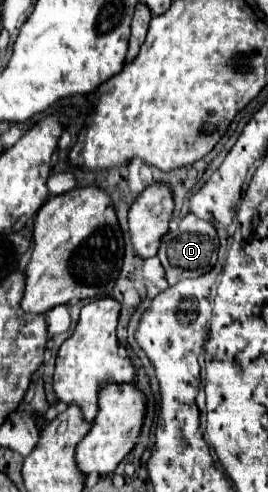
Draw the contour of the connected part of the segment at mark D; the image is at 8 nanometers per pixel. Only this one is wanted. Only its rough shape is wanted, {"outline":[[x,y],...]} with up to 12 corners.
{"outline":[[192,212],[158,250],[168,284],[216,264],[220,240]]}

